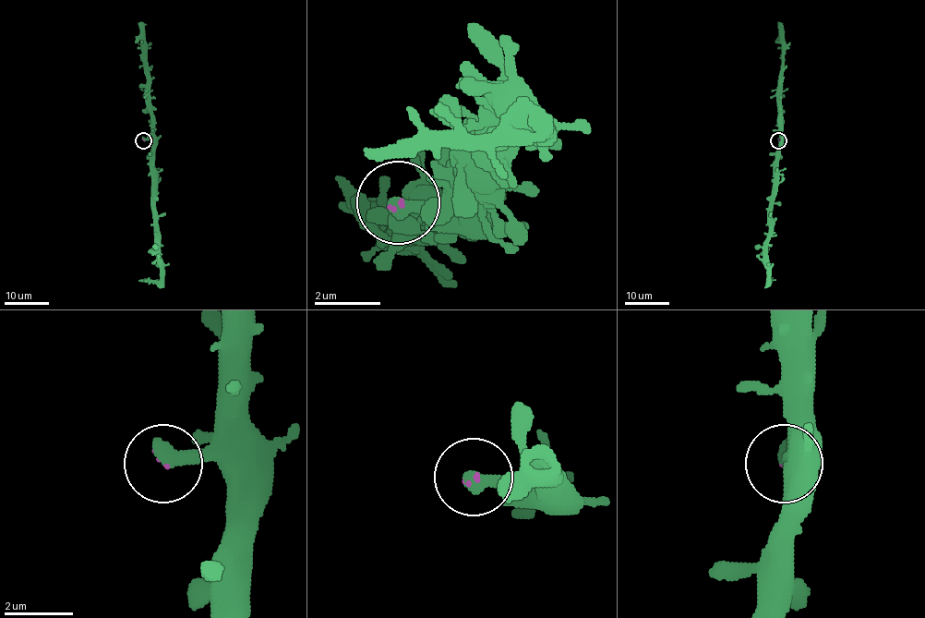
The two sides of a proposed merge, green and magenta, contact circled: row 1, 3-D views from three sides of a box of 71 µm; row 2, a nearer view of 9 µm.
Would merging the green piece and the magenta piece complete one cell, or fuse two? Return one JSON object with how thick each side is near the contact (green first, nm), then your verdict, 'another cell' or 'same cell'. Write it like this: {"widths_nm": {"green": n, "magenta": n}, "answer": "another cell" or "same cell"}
{"widths_nm": {"green": 500, "magenta": 50}, "answer": "same cell"}

